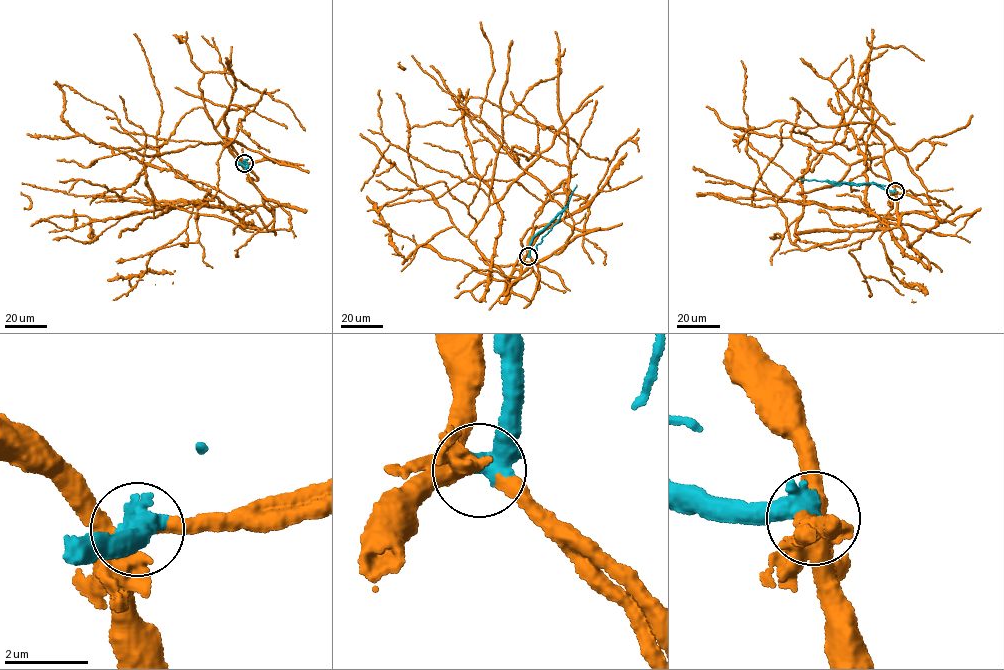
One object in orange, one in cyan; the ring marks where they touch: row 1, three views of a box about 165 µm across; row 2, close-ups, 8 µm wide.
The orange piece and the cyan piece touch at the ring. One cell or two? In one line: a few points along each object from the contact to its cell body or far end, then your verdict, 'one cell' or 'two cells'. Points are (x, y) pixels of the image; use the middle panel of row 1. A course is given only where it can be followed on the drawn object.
orange via (527, 256), (521, 273), (560, 253), (571, 234), (568, 170), (521, 147), (495, 150), (457, 99) | cyan via (528, 256), (531, 239), (562, 210), (557, 222), (537, 245), (535, 253) | two cells

